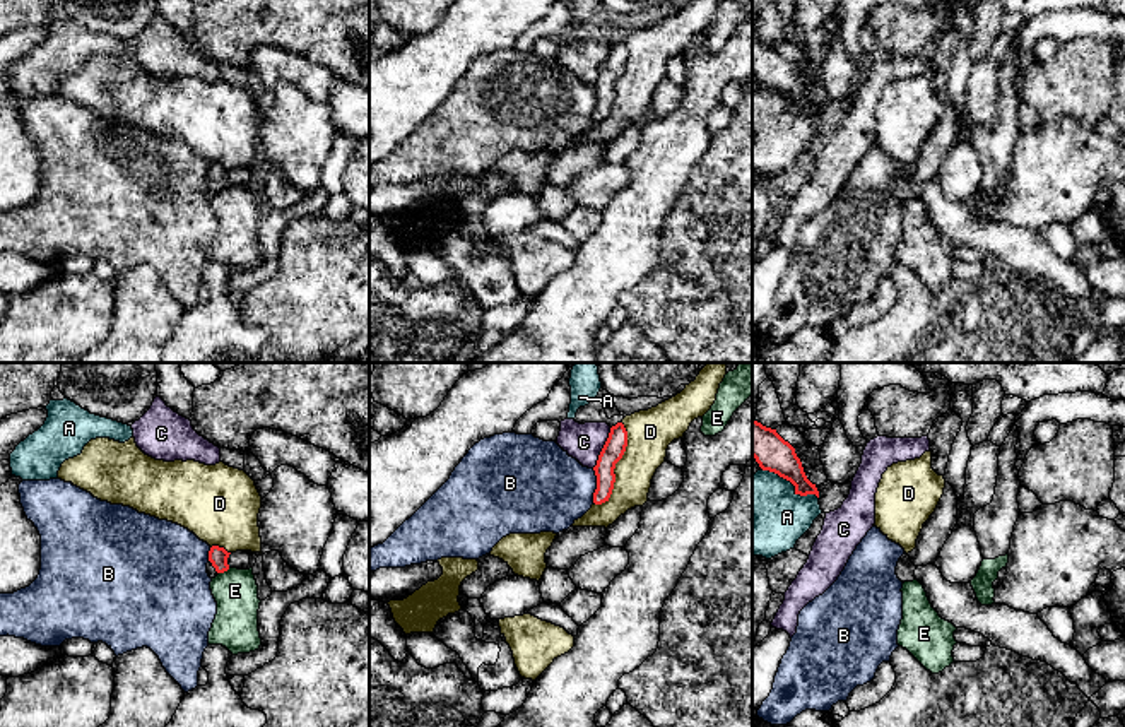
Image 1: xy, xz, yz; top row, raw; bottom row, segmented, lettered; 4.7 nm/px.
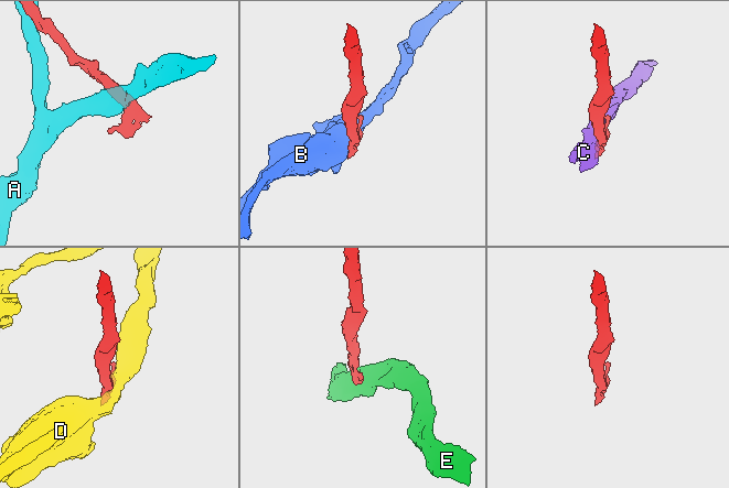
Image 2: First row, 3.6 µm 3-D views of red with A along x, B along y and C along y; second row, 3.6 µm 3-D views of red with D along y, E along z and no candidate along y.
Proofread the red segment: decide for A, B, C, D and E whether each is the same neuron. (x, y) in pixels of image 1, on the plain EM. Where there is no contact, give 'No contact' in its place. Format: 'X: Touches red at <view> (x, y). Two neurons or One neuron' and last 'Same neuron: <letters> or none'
A: Touches red at yz (792, 100). Two neurons
B: Touches red at xz (597, 103). Two neurons
C: Touches red at xz (602, 65). Two neurons
D: Touches red at xz (614, 84). Two neurons
E: Touches red at xy (224, 187). Two neurons
Same neuron: none

